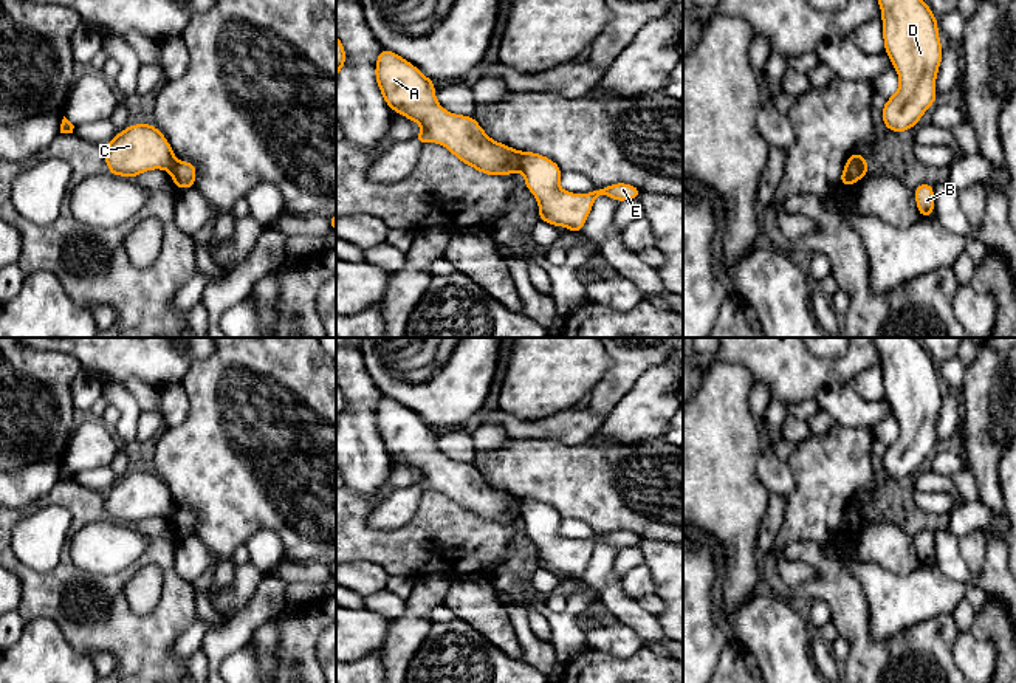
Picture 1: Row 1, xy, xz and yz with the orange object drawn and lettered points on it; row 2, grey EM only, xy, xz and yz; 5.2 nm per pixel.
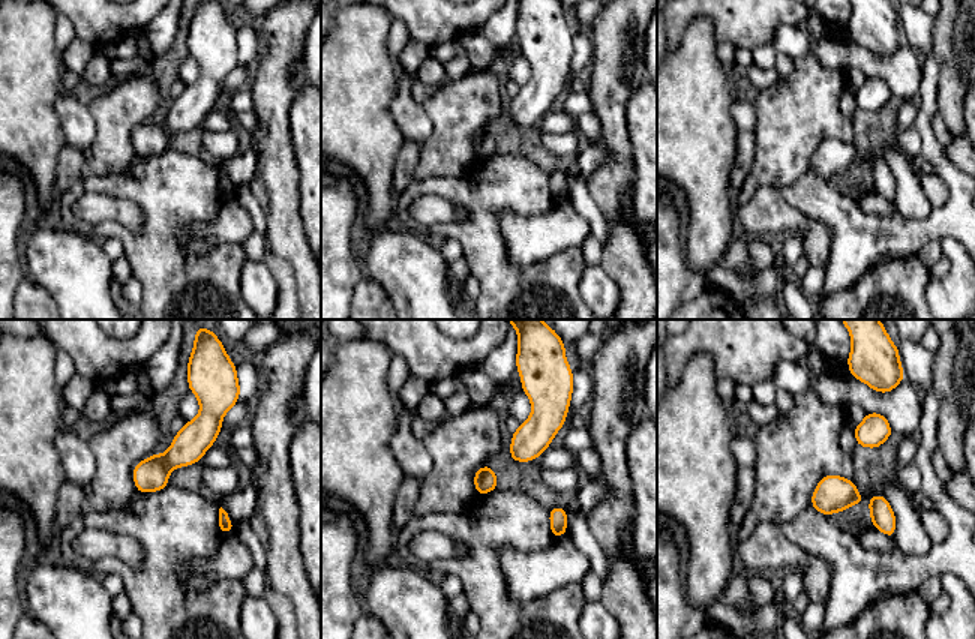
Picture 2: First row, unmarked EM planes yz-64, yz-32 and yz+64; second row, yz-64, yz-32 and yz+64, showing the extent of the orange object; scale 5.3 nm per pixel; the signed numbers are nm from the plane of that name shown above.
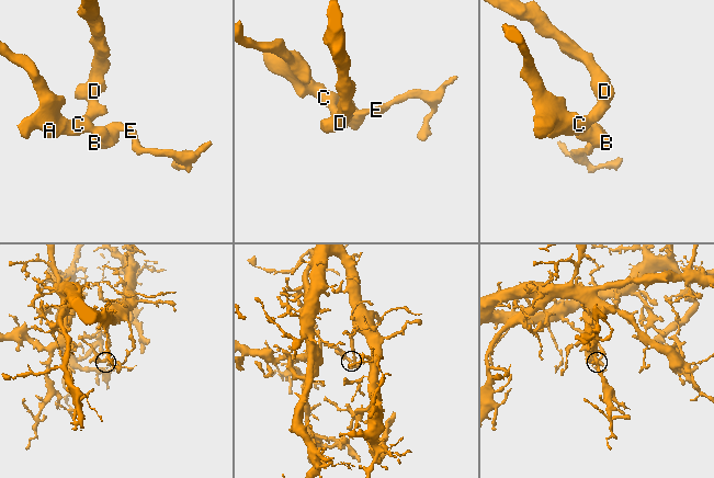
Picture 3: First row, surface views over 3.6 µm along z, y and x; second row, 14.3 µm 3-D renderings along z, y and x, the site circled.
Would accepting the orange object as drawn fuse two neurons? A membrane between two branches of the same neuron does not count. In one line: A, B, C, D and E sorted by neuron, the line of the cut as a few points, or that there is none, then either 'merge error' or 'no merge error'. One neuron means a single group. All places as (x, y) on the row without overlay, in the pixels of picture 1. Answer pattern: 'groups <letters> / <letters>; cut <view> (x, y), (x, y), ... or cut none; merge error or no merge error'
groups A C D / B E; cut xz (521, 499), (518, 516); merge error

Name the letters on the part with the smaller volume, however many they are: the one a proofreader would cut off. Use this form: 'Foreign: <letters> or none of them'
Foreign: B, E

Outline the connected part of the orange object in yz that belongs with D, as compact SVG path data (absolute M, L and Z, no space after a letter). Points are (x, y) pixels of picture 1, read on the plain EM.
M872 338L881 356L884 400L900 424L898 437L881 455L884 474L903 480L918 471L926 457L937 448L935 426L943 393L939 386L937 364L914 338Z

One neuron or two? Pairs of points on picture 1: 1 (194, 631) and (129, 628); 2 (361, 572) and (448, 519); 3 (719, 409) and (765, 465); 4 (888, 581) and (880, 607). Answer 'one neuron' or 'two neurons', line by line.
1: two neurons
2: two neurons
3: two neurons
4: one neuron

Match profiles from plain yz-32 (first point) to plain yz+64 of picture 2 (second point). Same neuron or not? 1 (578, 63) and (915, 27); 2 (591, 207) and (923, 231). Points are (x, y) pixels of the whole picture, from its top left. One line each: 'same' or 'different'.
1: different
2: different

